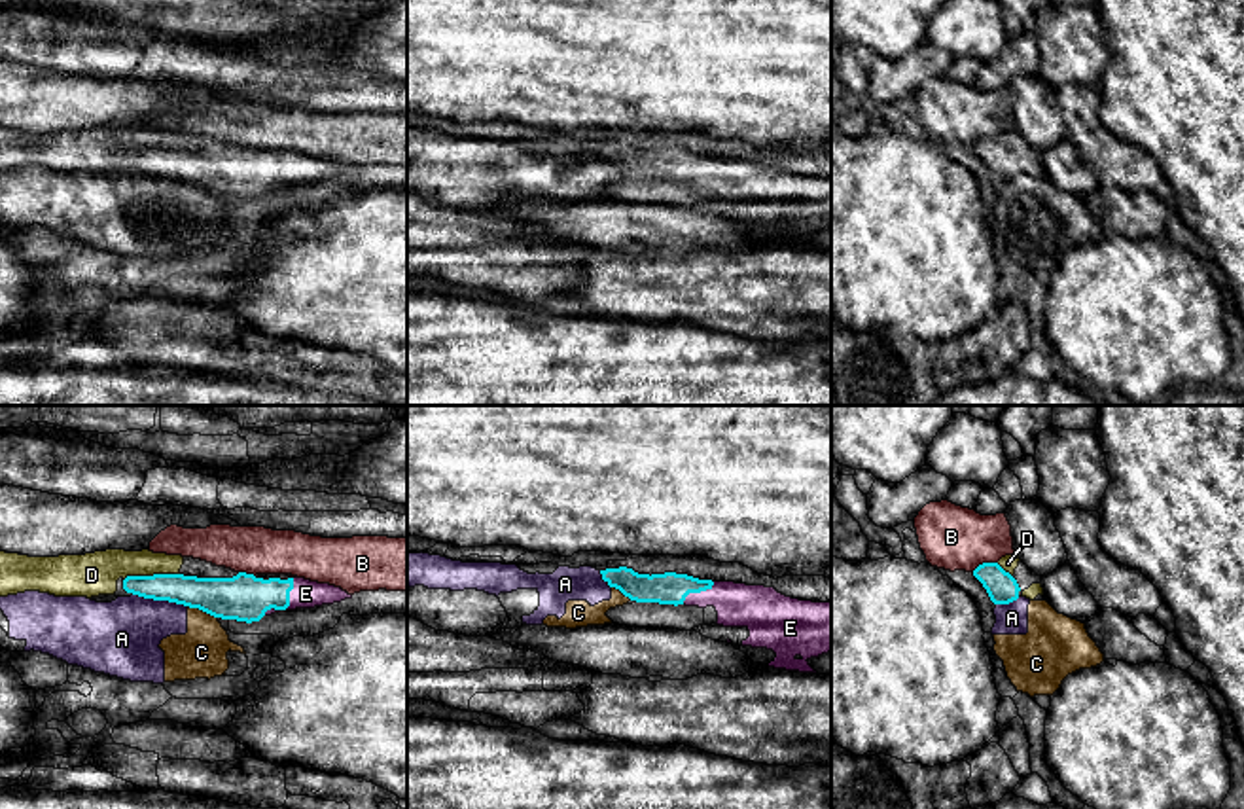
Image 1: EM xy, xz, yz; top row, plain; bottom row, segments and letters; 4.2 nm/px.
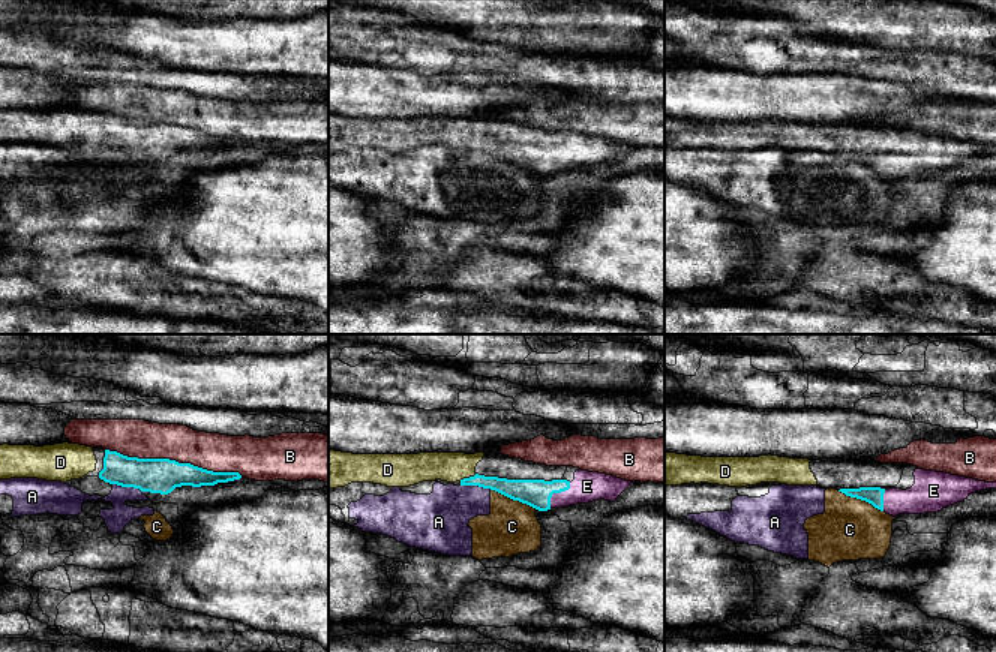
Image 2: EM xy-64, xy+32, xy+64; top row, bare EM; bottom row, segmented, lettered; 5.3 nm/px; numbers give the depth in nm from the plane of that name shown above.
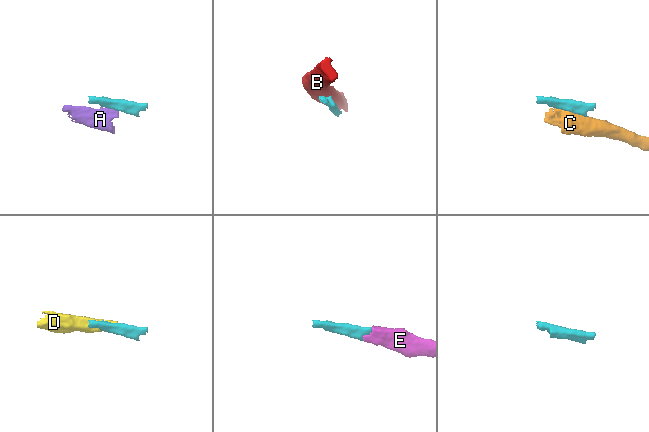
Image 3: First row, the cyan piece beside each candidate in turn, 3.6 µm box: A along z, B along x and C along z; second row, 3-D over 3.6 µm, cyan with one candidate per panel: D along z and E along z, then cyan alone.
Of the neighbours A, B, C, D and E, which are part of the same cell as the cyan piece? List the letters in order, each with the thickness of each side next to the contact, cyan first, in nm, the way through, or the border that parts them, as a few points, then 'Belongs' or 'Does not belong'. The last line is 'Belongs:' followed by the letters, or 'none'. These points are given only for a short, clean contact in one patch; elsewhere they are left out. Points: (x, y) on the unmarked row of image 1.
A: Thickness 160 nm (cyan) against 320 nm. Boundary: xy (133, 169), (186, 182). Does not belong
B: Thickness 140 nm (cyan) against 280 nm. Does not belong
C: Thickness 200 nm (cyan) against 220 nm. Boundary: xy (188, 180), (216, 194). Does not belong
D: Thickness 140 nm (cyan) against 190 nm. Path across: xy (205, 169), (150, 152), (141, 146), (91, 150). Belongs
E: Thickness 140 nm (cyan) against 190 nm. Path across: xz (669, 163), (697, 167), (720, 169), (737, 180). Belongs
Belongs: D, E

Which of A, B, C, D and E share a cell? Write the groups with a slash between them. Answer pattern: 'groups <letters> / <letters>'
groups A C / B / D E

